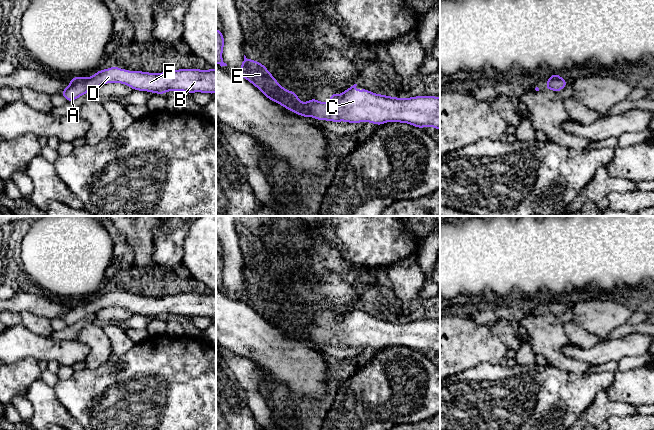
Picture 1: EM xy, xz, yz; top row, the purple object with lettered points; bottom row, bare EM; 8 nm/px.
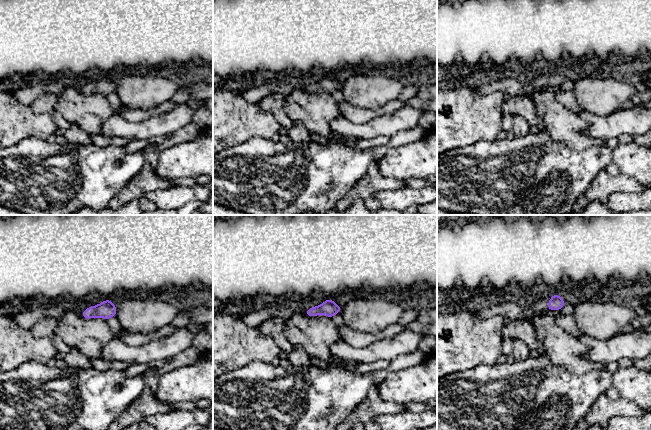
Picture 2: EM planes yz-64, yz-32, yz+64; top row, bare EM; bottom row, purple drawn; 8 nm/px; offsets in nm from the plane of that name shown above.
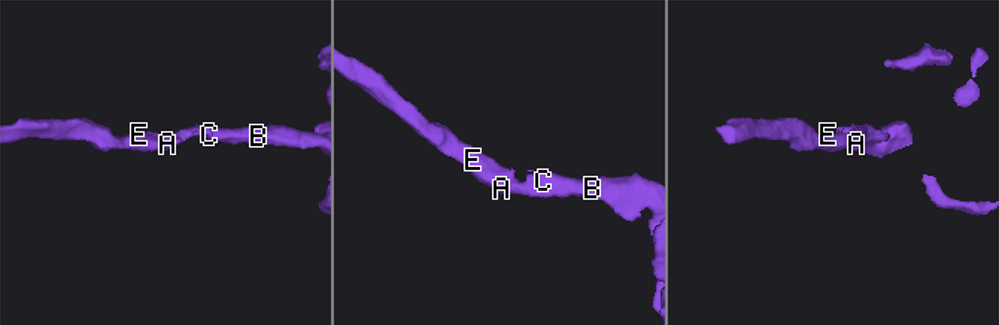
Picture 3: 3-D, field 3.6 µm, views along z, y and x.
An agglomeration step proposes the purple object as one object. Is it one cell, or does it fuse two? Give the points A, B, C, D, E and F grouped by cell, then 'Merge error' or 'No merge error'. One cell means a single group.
Groups: A B C D E F. No merge error

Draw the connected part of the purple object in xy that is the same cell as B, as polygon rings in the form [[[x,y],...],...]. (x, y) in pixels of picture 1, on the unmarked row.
[[[110,291],[99,294],[95,299],[72,301],[70,308],[60,318],[68,326],[86,318],[91,313],[97,313],[105,307],[123,307],[133,314],[165,318],[167,315],[185,315],[189,317],[216,317],[216,293],[204,295],[200,293],[180,293],[164,297],[147,297],[141,295],[122,294],[120,291]]]

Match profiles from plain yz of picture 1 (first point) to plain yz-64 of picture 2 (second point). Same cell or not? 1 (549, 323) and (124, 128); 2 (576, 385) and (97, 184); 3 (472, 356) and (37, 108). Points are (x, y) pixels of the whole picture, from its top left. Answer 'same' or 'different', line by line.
1: different
2: same
3: different

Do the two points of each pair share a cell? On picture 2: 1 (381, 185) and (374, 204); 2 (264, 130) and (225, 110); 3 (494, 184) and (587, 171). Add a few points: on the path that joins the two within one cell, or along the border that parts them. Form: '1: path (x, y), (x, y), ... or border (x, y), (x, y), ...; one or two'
1: path (375, 187), (369, 193), (369, 198); one
2: path (254, 122), (235, 120); one
3: path (517, 184), (528, 184), (564, 171); one

